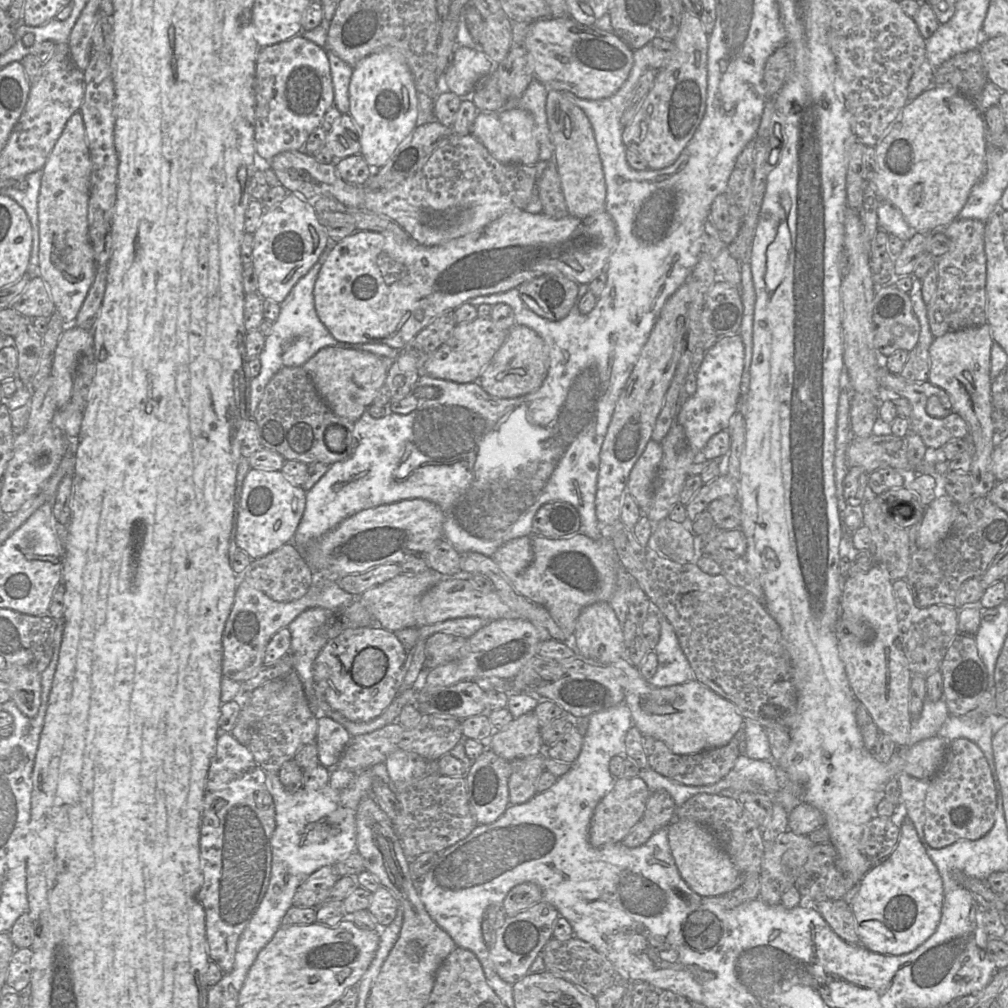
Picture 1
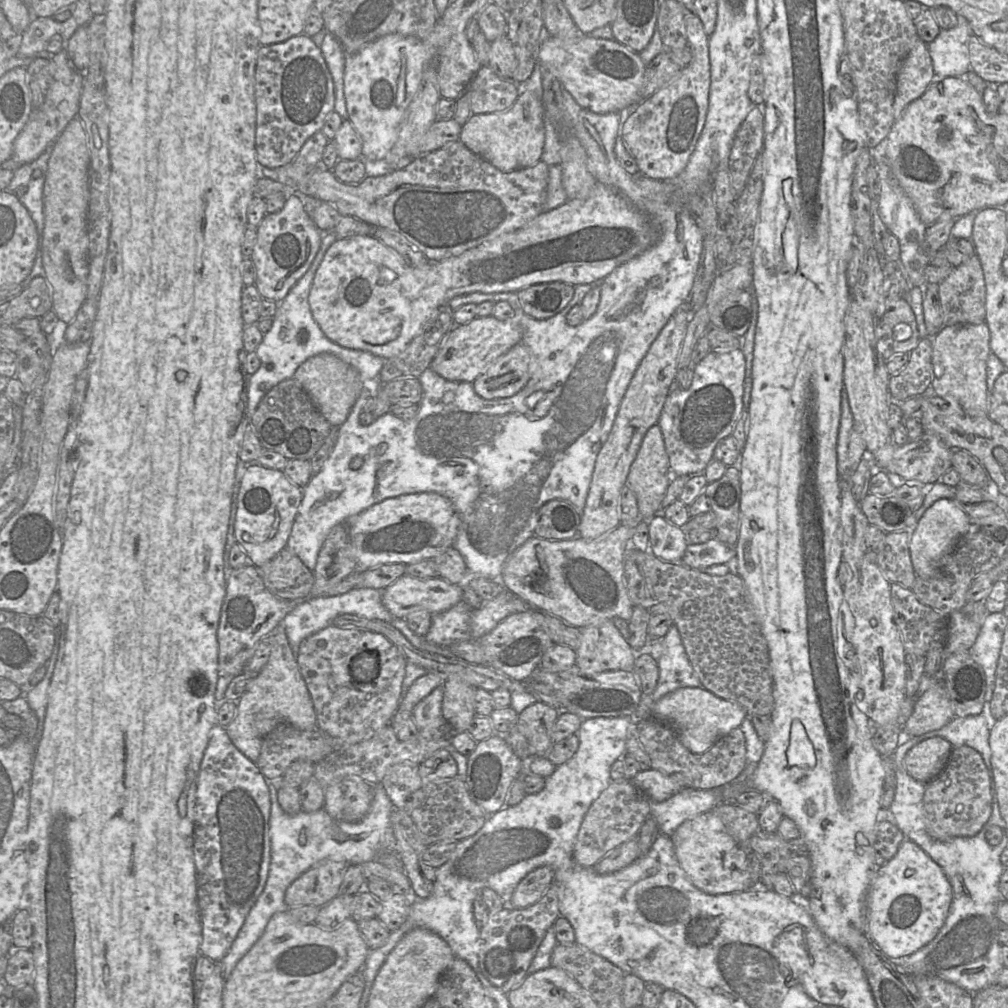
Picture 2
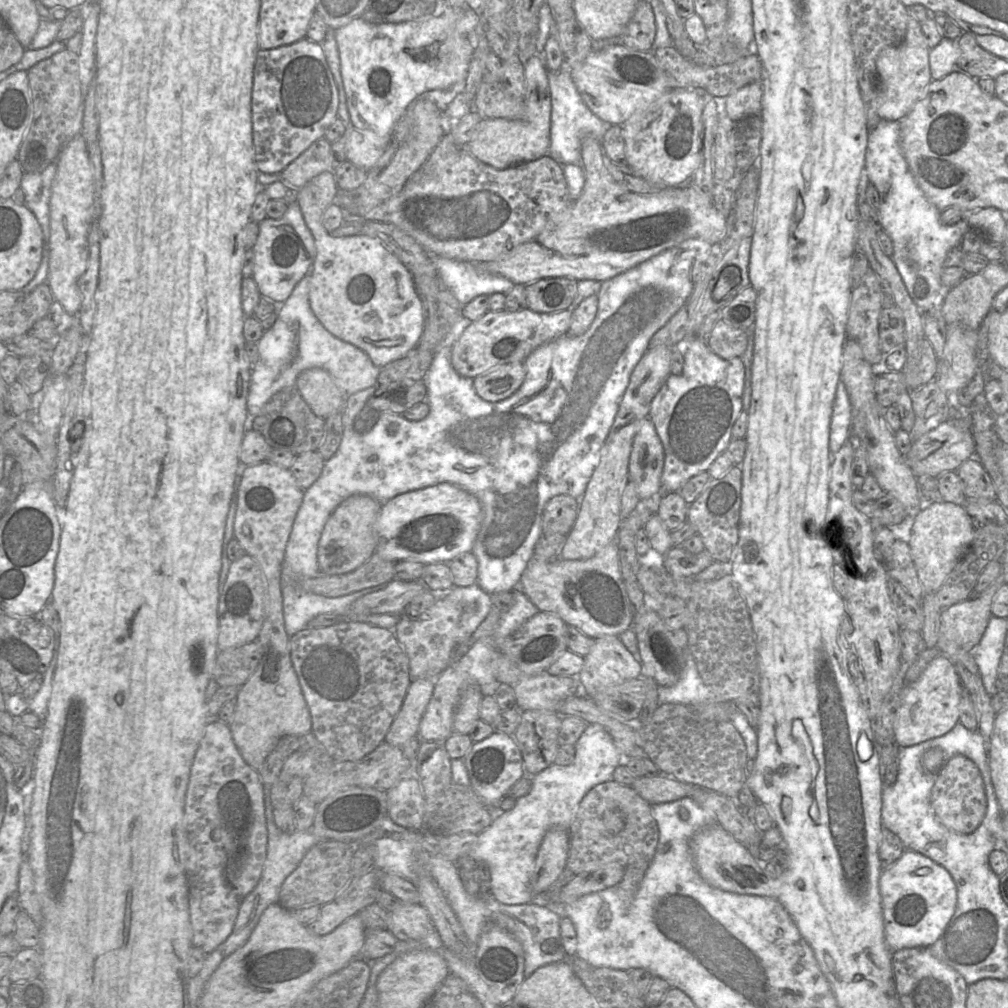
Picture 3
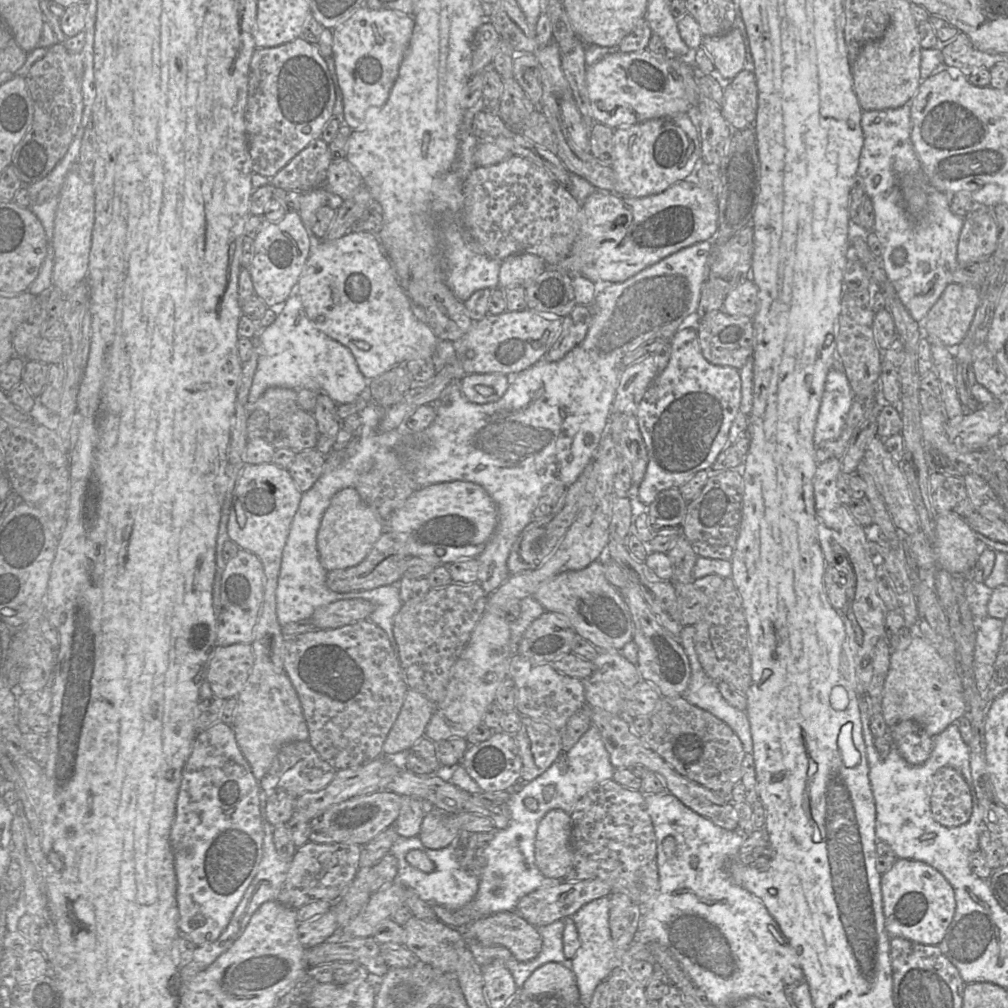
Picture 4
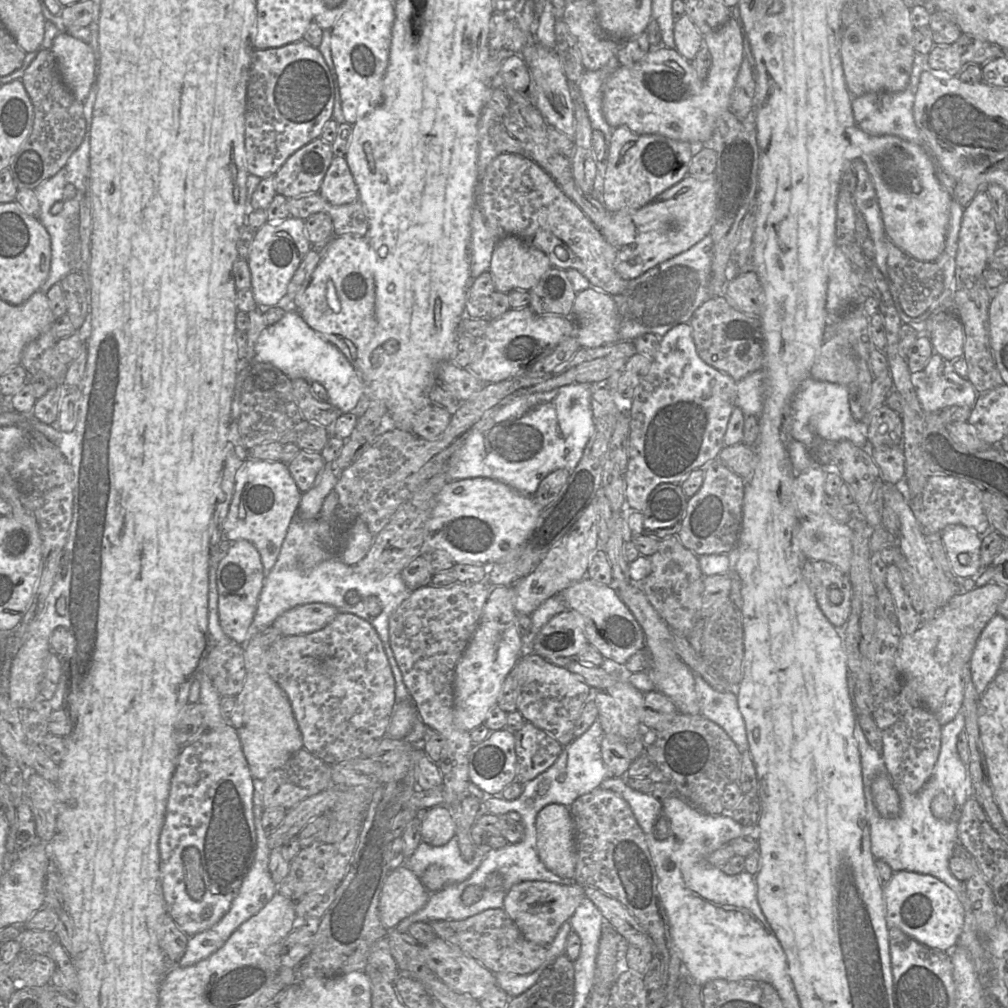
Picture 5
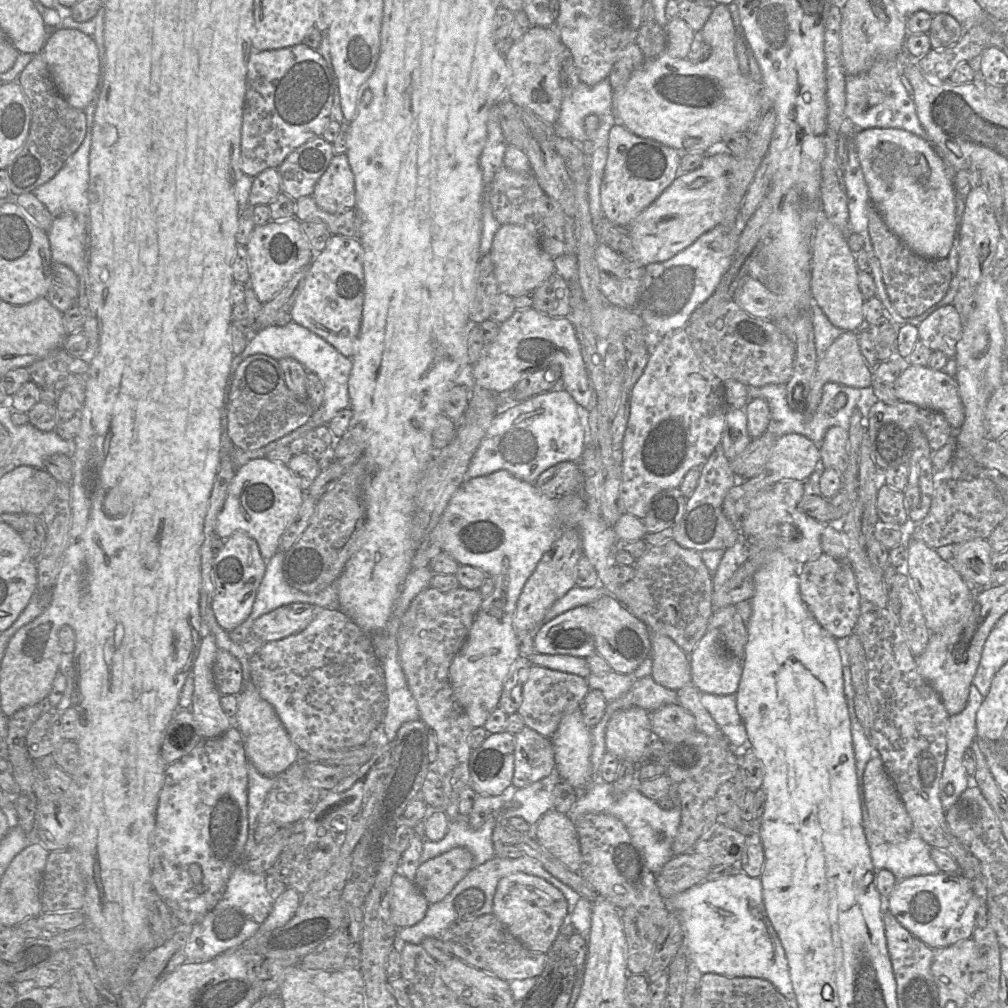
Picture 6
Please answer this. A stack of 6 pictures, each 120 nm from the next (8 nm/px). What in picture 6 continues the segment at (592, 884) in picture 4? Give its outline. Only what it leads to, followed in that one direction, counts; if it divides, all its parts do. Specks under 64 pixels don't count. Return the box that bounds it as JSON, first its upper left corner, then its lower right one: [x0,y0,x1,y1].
[493,873,567,954]

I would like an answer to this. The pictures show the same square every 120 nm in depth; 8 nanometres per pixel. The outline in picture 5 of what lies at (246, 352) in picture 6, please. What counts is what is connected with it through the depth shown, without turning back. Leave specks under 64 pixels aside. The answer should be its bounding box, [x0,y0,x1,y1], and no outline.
[253,308,365,413]

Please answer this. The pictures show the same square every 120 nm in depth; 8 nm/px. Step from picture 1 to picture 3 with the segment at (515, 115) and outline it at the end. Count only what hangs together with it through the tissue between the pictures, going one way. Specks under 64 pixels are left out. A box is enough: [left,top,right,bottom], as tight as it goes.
[465,55,551,168]

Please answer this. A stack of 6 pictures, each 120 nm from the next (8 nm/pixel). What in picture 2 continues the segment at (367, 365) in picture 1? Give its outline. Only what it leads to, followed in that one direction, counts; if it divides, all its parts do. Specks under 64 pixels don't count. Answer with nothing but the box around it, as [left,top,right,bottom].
[293,353,364,427]

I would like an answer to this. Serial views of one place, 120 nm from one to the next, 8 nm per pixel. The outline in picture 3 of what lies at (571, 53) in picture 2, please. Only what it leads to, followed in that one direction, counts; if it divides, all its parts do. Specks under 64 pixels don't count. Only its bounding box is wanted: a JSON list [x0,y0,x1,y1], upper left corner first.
[570,45,668,125]

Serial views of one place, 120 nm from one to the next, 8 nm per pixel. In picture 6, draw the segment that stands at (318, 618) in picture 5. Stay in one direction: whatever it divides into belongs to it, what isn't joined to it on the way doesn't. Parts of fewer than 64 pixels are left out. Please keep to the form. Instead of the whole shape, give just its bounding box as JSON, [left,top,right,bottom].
[252,603,316,642]

